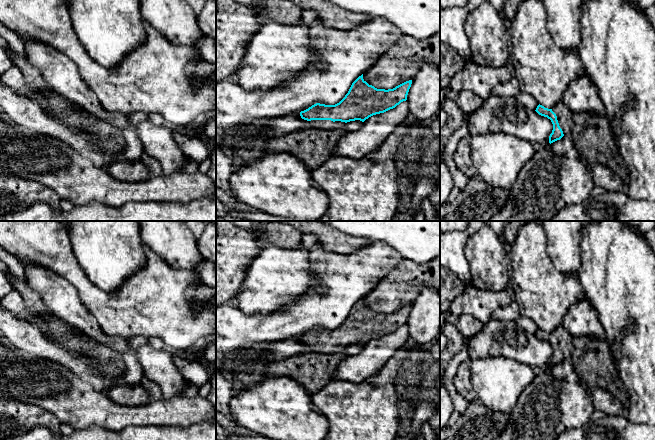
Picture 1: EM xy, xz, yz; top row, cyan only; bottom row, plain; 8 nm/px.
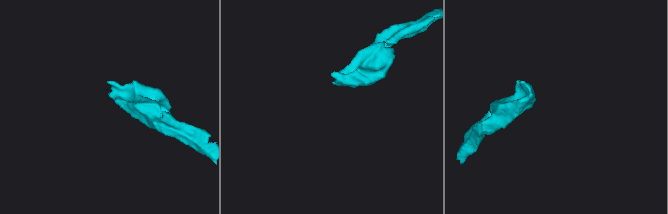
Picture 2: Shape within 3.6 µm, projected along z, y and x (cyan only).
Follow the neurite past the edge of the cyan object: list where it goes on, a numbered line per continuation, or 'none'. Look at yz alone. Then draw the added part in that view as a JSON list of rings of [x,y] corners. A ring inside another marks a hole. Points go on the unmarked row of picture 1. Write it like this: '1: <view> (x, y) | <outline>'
1: yz (564, 340) | [[[561,325],[557,327],[552,335],[556,338],[560,352],[564,359],[571,359],[573,351],[573,336],[571,336]]]

